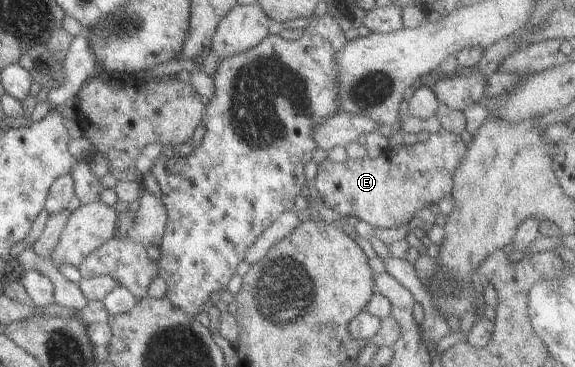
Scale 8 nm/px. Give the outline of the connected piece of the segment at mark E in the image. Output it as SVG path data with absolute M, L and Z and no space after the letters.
M442 127L430 133L424 142L400 144L376 156L345 159L335 163L326 158L317 164L314 188L322 205L340 217L356 216L366 224L378 228L396 228L407 223L421 208L437 203L452 190L452 174L466 152L460 135L446 132Z

